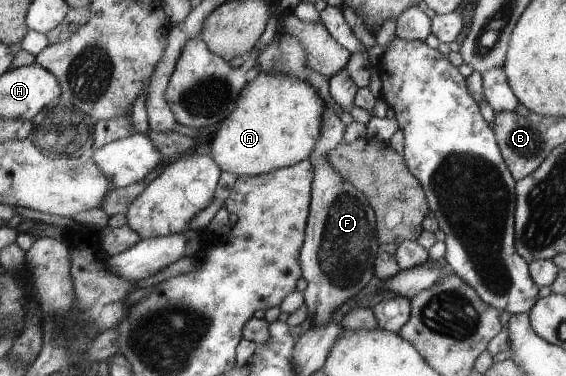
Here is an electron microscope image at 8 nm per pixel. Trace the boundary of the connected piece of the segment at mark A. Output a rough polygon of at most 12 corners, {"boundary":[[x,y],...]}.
{"boundary":[[257,70],[221,120],[221,171],[307,159],[323,100],[307,79]]}

